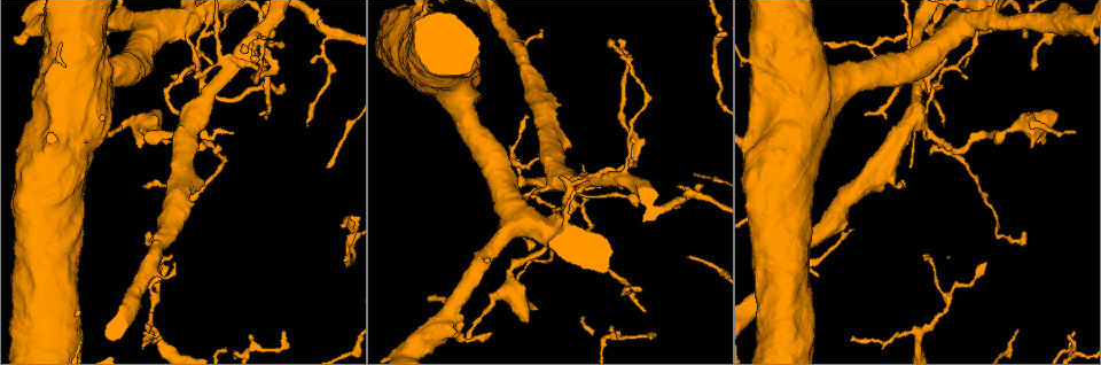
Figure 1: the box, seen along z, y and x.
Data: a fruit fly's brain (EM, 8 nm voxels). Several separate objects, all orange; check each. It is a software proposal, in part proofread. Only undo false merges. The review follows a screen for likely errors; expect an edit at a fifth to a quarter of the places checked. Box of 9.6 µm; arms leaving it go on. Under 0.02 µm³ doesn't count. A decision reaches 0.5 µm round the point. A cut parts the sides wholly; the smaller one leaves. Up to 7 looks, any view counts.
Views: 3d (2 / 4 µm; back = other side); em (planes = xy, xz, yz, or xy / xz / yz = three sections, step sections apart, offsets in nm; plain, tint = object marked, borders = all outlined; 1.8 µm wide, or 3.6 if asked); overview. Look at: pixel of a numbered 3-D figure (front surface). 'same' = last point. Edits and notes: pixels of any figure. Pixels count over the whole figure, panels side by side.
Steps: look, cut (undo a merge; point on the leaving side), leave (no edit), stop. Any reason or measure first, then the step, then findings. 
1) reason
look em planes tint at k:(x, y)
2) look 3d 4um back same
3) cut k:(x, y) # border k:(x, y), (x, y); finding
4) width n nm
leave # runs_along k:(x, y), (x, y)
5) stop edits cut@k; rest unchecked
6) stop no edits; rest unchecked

sudden change in width
look em planes plain at 1:(917, 335)

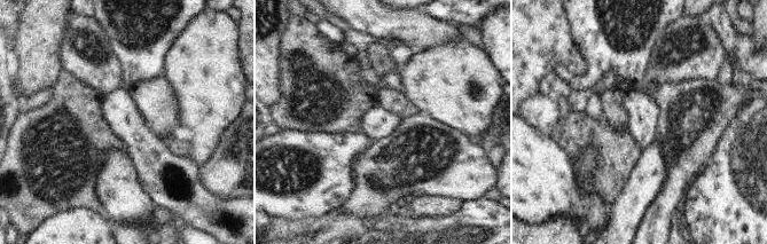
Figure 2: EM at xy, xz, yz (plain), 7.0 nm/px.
where the object lies
look em planes tint same

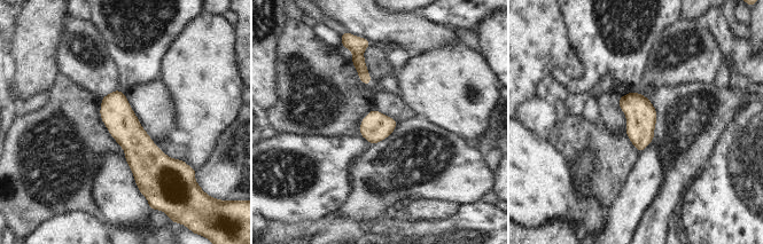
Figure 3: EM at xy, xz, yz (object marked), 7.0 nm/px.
leave # runs_along 3:(116, 93), (147, 187); one neuron here

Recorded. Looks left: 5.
three-way junction
look em planes borders at 1:(939, 140)

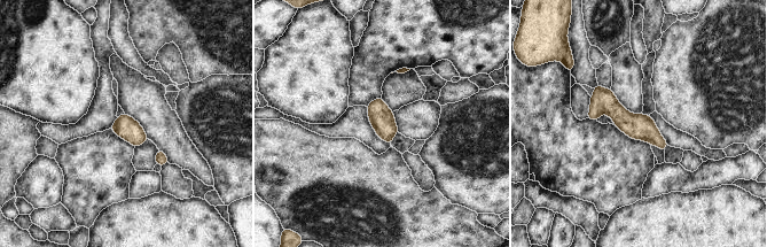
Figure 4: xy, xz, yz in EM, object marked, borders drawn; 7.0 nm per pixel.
width 160 nm
leave # all the same neuron

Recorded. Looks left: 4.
thick turns thin
look 3d 2um at 1:(256, 91)

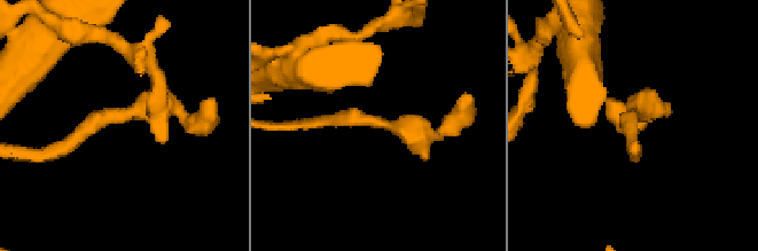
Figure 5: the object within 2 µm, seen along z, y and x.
look em xy step 16 tint at 5:(377, 119)

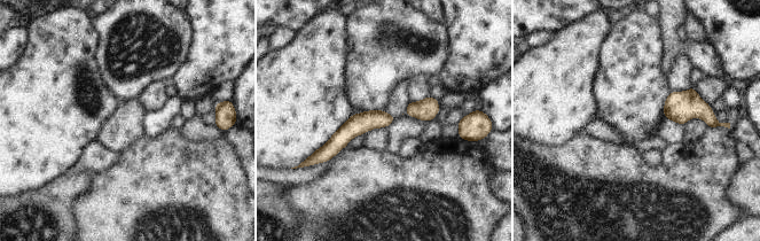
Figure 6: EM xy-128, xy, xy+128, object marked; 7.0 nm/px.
width 140 nm
leave # runs_along 6:(390, 118), (357, 124), (326, 155); one neuron here

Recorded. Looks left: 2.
stop no edits; rest unchecked

